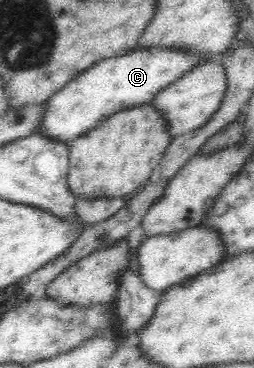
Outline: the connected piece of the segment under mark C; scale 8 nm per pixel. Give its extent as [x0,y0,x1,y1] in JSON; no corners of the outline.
[35,46,218,141]

